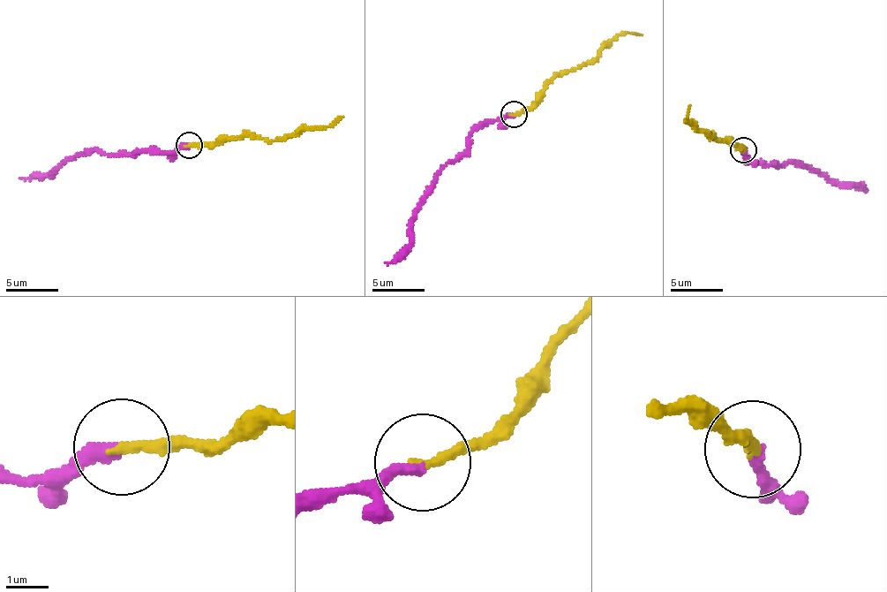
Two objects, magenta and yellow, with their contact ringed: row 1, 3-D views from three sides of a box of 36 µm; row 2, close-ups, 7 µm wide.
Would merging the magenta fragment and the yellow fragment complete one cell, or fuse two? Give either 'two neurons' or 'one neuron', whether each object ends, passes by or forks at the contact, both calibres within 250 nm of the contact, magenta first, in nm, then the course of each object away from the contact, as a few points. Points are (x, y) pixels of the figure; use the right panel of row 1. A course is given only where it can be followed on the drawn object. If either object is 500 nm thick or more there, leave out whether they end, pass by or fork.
one neuron | magenta ends | yellow ends | 280/240 nm | magenta via (744, 150), (744, 161), (755, 163), (811, 165), (830, 182), (850, 183), (864, 190) | yellow via (744, 150), (710, 136), (686, 122), (690, 105)

